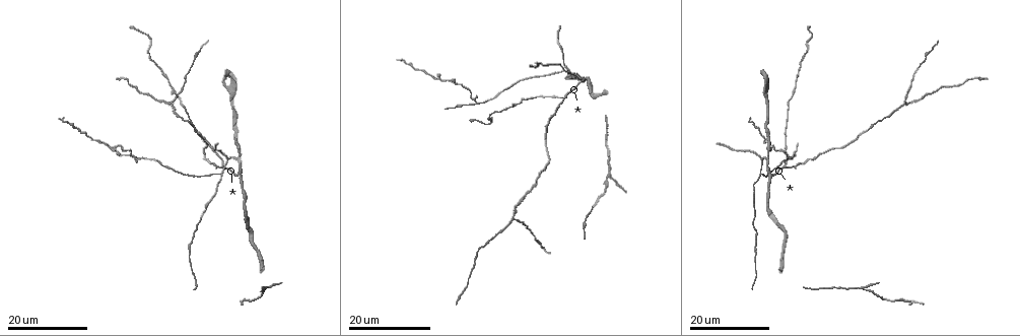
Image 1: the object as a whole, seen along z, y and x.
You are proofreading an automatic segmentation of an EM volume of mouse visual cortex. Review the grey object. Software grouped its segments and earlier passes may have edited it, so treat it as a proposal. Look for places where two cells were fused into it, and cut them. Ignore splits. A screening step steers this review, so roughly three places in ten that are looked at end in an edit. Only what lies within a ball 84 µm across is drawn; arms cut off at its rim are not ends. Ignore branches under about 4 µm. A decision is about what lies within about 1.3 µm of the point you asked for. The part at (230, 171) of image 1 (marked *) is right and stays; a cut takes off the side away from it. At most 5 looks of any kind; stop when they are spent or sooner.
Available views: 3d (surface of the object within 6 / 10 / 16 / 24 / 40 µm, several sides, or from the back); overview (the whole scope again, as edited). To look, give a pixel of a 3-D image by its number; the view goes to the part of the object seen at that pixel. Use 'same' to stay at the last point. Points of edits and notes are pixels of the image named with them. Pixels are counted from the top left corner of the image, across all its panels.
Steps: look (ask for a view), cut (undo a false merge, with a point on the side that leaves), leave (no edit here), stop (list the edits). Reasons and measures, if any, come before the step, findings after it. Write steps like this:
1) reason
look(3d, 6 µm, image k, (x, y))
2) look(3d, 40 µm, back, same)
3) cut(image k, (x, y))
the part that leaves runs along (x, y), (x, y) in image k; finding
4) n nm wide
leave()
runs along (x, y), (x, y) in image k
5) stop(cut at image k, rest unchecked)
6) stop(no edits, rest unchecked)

three arms meet
look(3d, 24 µm, image 1, (235, 160))

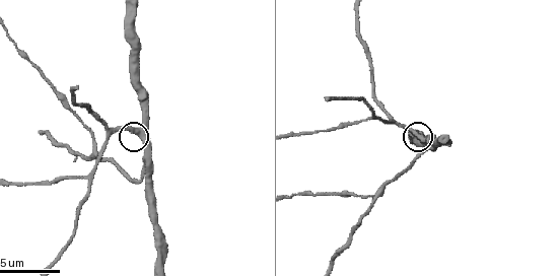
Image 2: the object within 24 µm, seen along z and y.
closer look
look(3d, 6 µm, image 2, (135, 130))

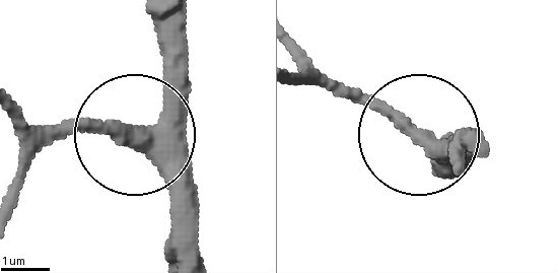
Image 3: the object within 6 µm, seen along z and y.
leave()
runs along (169, 250), (169, 178), (141, 133), (169, 92), (169, 19) in image 3; all the same cell

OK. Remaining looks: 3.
four or more arms meet
look(3d, 24 µm, image 1, (476, 103))

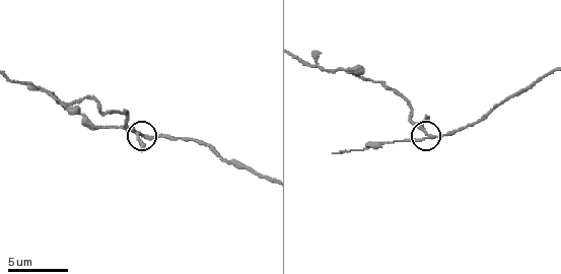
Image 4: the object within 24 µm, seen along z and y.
zoom in
look(3d, 10 µm, image 4, (426, 137))

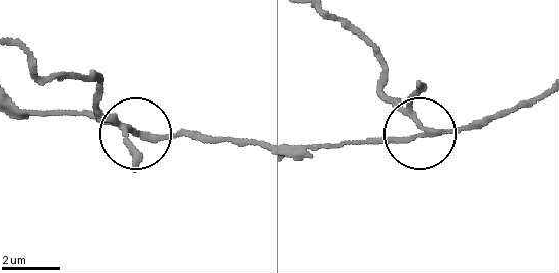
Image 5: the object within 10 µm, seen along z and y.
4 arms
cut(image 5, (134, 157))
the part that leaves runs along (432, 129), (391, 100), (368, 42), (321, 8) in image 5; a second cell is stuck on

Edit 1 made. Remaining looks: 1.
three-way junction
look(3d, 10 µm, image 2, (370, 117))

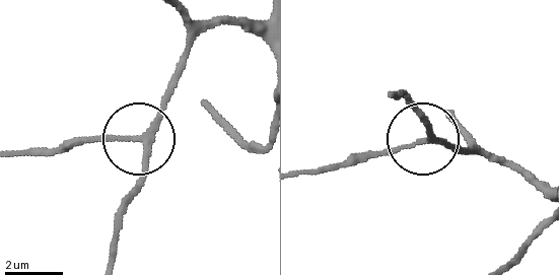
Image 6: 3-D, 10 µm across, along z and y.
side arm 36 µm
leave()
runs along (262, 40), (225, 22), (196, 37), (145, 131), (138, 194) in image 6; continuous, no second cell

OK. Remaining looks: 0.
stop(cut at image 5, rest unchecked)

